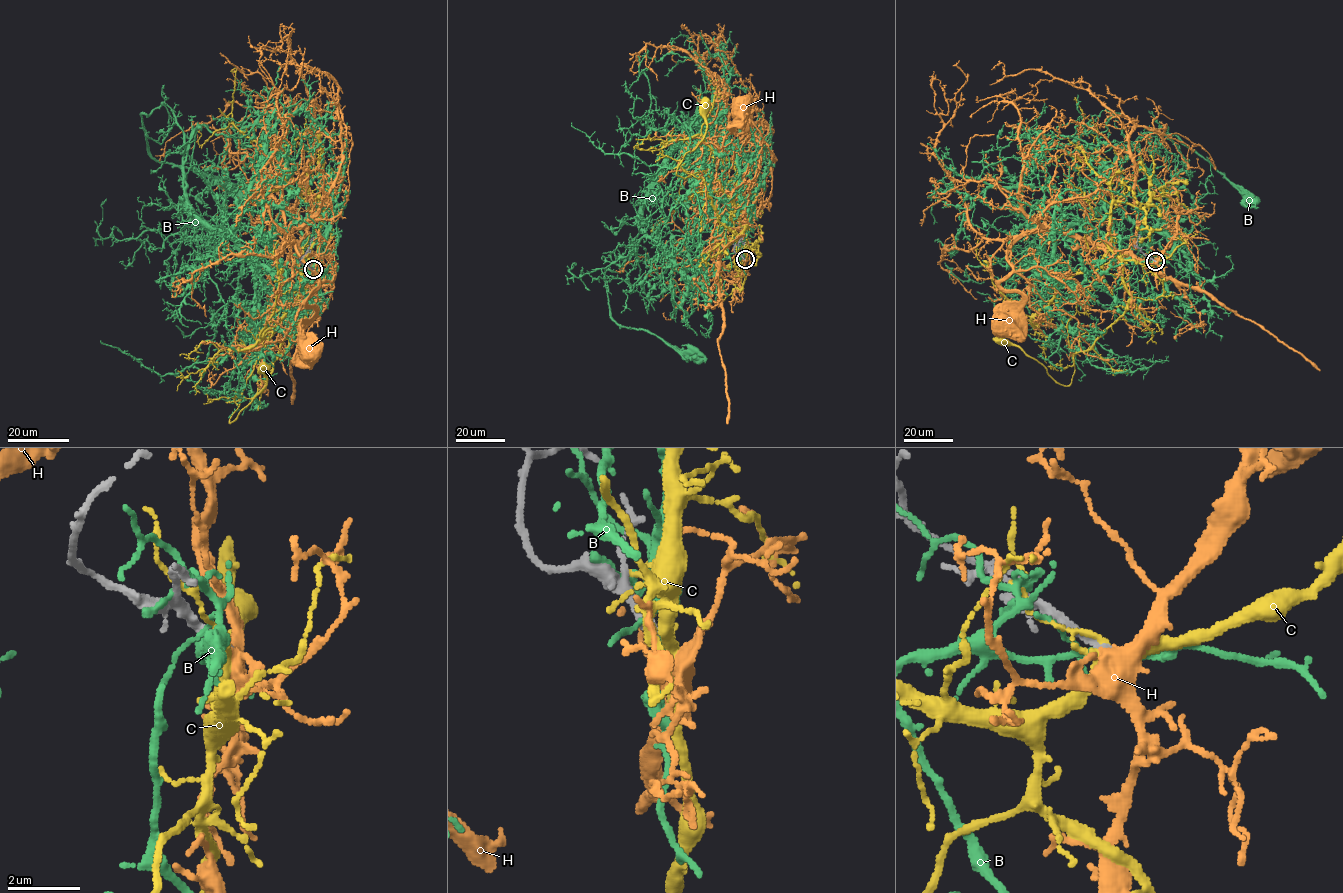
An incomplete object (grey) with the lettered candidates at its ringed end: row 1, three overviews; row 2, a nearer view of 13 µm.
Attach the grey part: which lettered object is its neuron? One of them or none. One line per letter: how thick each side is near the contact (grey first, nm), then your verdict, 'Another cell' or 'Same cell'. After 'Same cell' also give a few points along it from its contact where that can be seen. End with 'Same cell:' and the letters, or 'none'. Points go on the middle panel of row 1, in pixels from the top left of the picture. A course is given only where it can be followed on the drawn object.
B: Thickness 320 nm (grey) against 130 nm. Another cell
C: Thickness 320 nm (grey) against 300 nm. Another cell
H: Thickness 240 nm (grey) against 320 nm. Same cell. Its course: (744, 259), (733, 275), (716, 240), (725, 131), (733, 112), (749, 116), (740, 104), (746, 125), (740, 109)
Same cell: H

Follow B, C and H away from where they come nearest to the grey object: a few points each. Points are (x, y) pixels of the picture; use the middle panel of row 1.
B: (743, 258), (734, 152), (679, 147), (630, 260), (605, 279), (617, 322), (697, 358)
C: (744, 259), (748, 210), (744, 214), (705, 171), (685, 178), (676, 173), (705, 134), (703, 106)
H: (744, 259), (733, 275), (716, 240), (725, 131), (733, 112), (749, 116), (740, 104), (746, 125), (740, 109)

